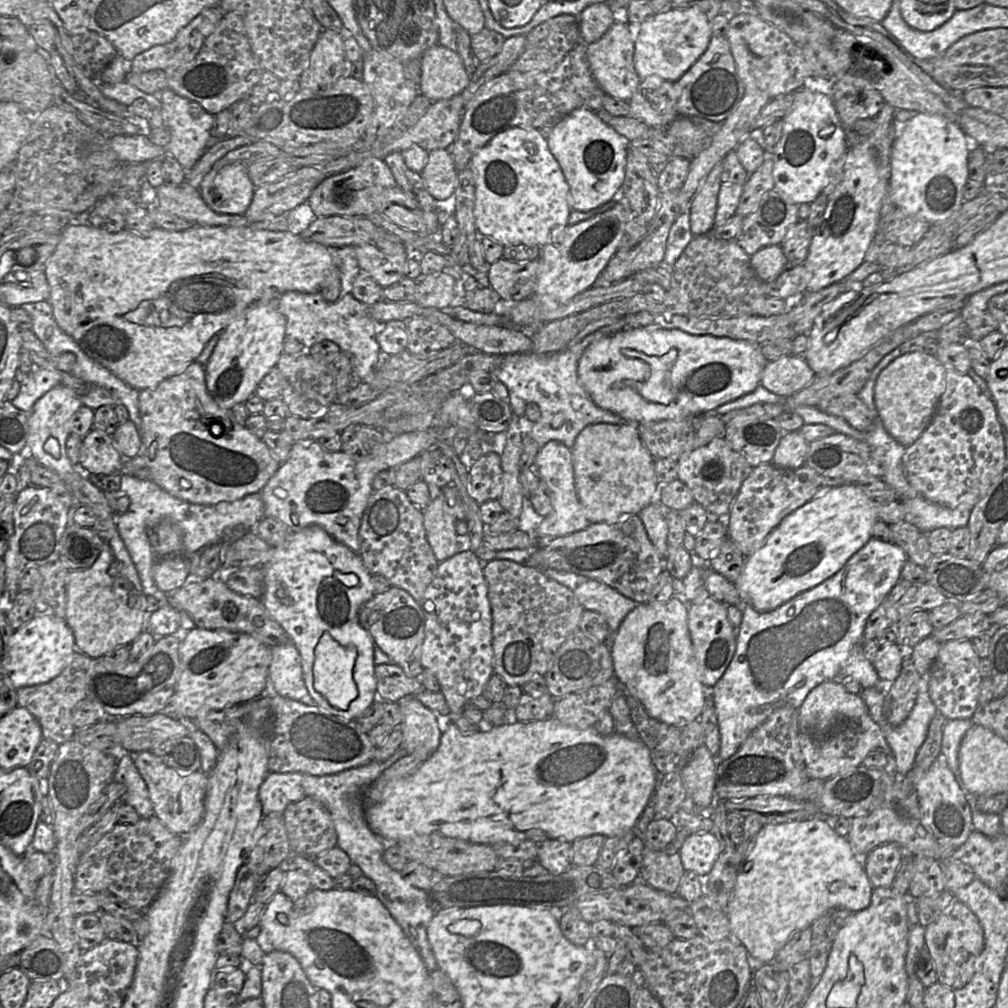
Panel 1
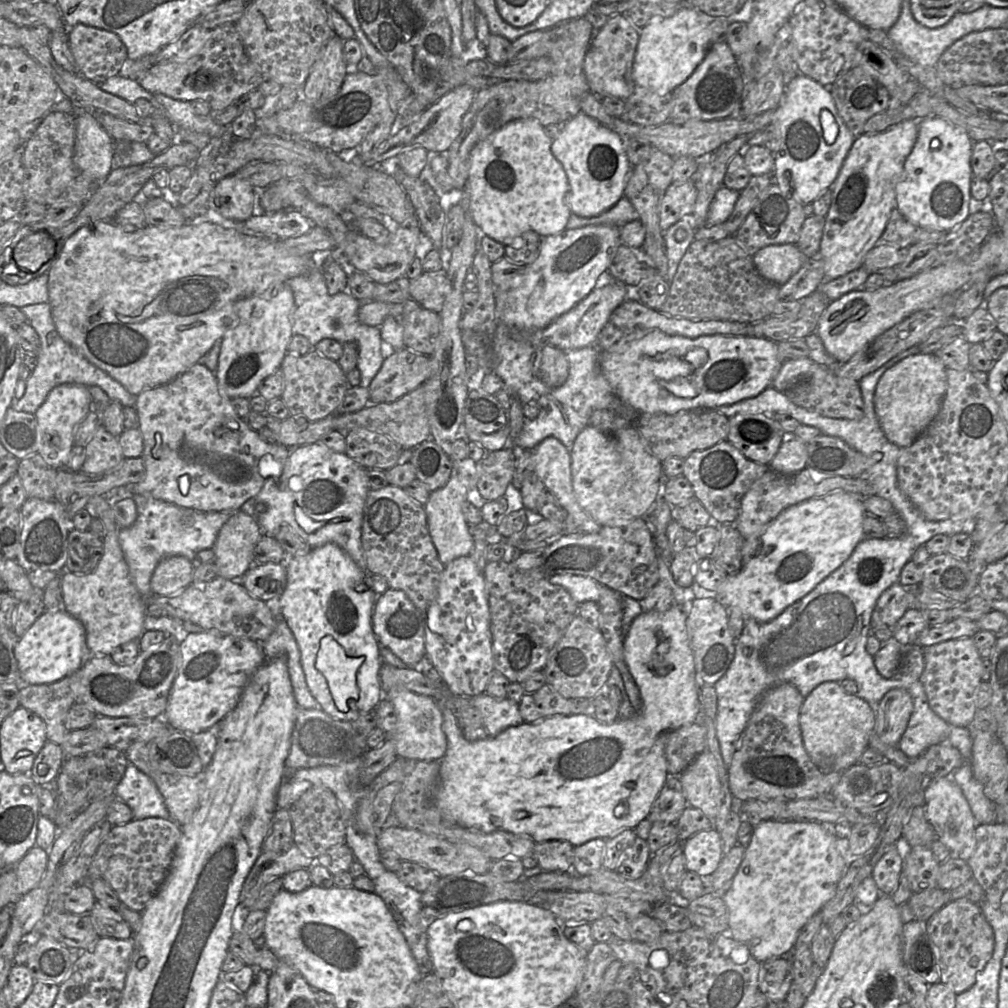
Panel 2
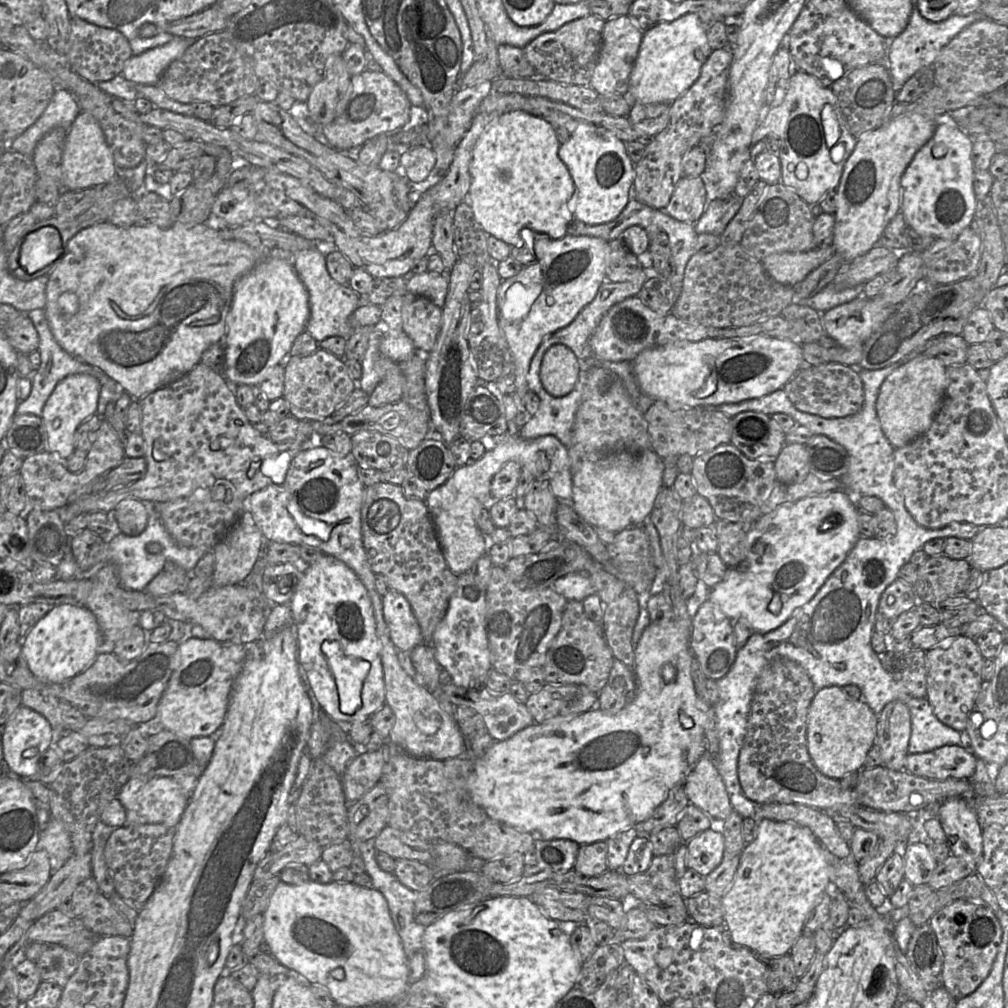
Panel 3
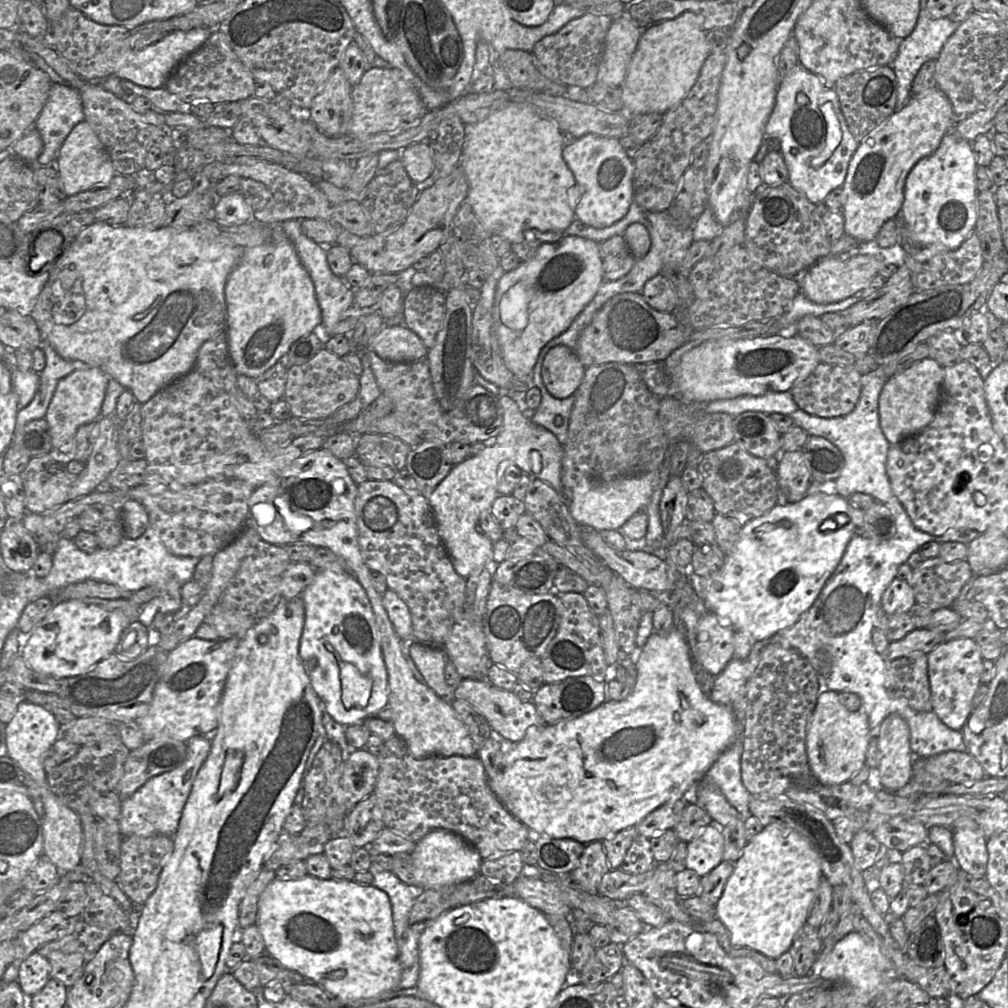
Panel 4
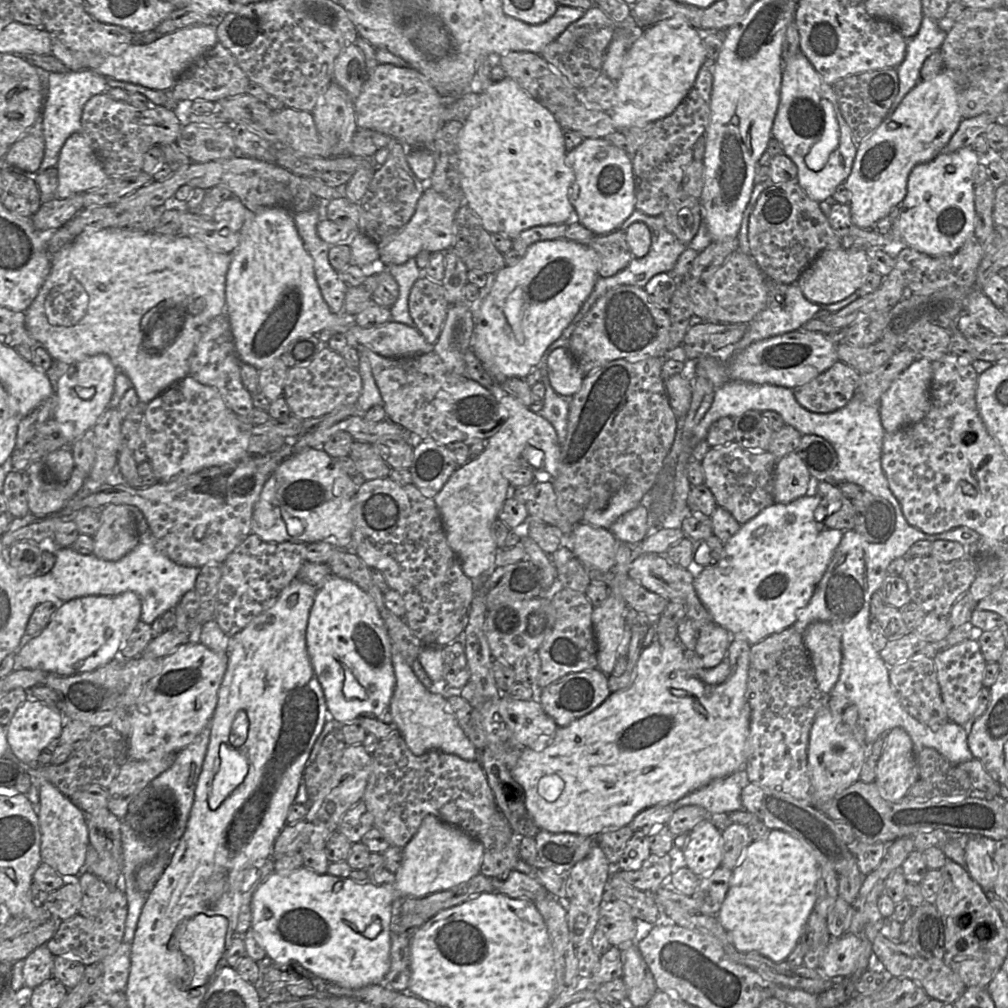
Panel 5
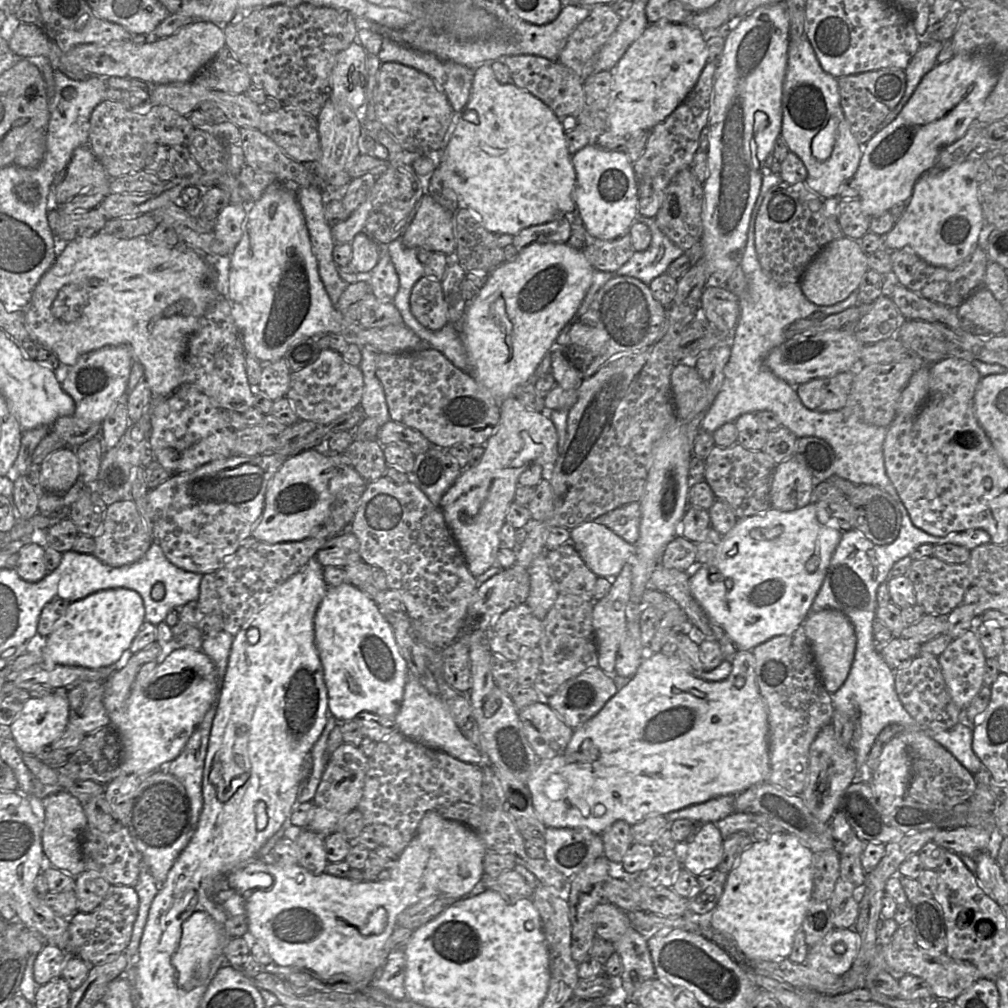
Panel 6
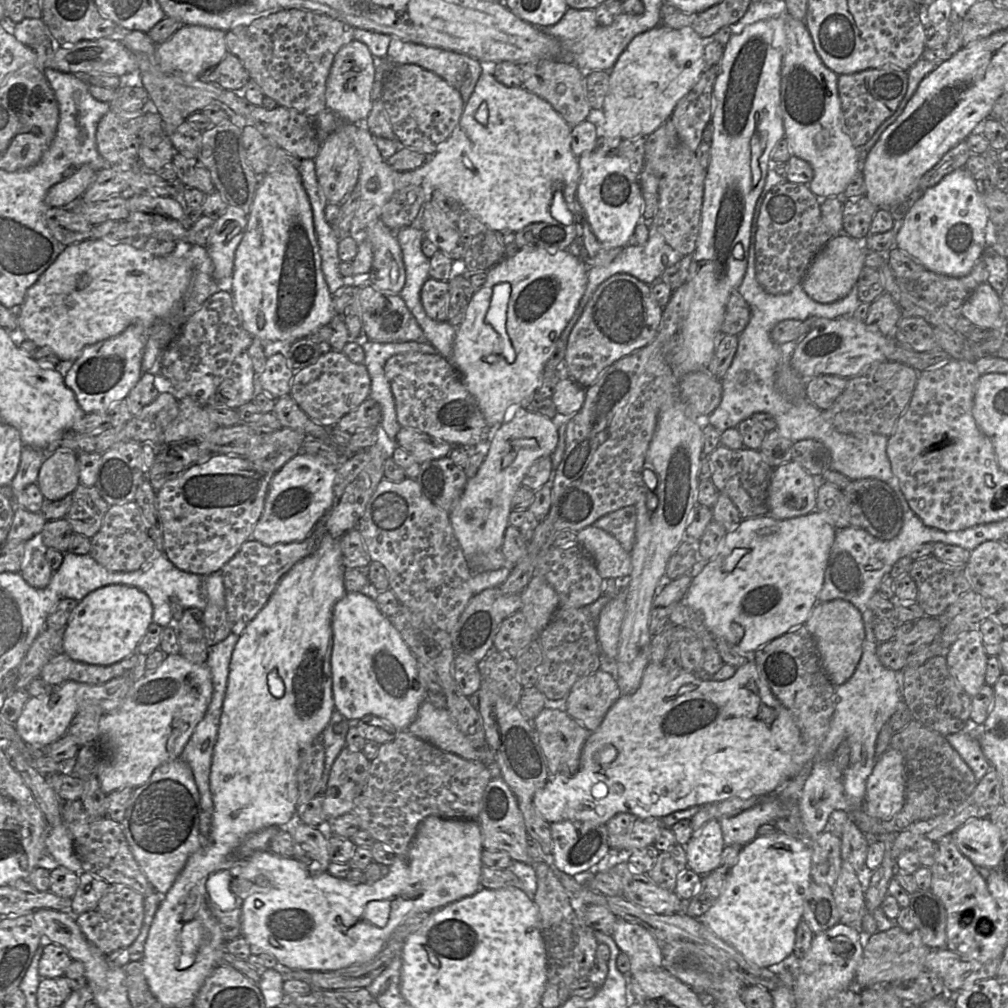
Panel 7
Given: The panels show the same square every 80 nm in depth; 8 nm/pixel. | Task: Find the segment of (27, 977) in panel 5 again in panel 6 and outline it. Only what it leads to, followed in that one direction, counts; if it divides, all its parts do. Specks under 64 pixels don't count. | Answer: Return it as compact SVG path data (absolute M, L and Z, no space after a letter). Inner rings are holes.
M45 944L34 960L34 979L39 985L61 977L69 955L56 945Z

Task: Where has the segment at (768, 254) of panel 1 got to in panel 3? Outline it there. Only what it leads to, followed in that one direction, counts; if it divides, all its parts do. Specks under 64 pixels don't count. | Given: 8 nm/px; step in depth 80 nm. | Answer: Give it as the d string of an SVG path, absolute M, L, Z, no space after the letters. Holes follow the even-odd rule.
M832 245L803 252L781 252L762 260L767 273L783 285L794 286L835 254Z

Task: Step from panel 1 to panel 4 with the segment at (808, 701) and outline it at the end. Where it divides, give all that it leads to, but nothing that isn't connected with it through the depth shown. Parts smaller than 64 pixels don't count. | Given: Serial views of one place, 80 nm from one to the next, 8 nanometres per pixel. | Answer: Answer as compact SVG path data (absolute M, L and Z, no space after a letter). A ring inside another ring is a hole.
M823 689L818 695L806 735L808 763L819 782L837 785L849 781L865 766L871 734L868 716L862 705L858 711L849 711L840 702L838 692Z

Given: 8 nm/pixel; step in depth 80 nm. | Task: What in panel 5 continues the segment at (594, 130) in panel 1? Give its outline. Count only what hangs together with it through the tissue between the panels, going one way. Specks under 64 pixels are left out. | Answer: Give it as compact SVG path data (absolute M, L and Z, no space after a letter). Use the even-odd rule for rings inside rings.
M588 138L567 152L565 159L579 186L579 195L574 201L578 222L598 236L618 230L635 210L632 158L605 139Z

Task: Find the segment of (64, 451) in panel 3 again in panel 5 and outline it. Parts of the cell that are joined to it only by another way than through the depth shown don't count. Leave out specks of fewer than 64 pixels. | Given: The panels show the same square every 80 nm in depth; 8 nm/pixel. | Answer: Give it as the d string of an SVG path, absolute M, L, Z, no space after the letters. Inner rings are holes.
M97 354L70 364L56 382L53 419L59 423L72 422L75 426L75 440L92 429L109 408L117 373L118 370L107 355Z

